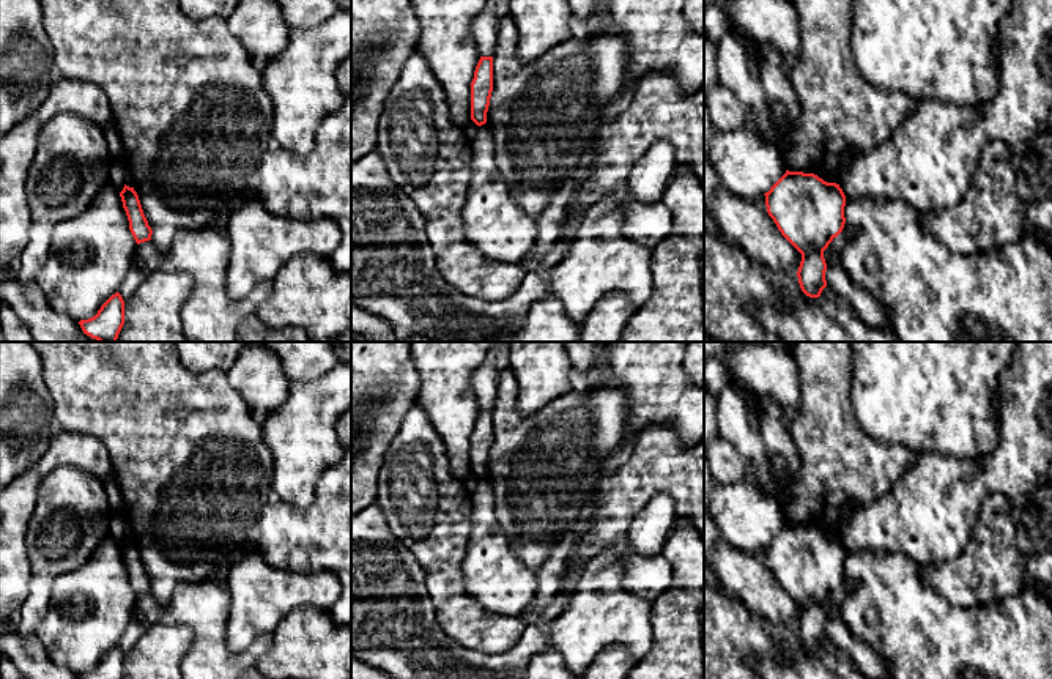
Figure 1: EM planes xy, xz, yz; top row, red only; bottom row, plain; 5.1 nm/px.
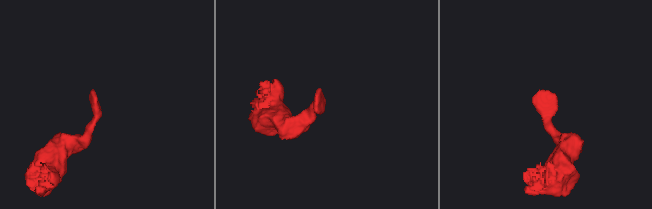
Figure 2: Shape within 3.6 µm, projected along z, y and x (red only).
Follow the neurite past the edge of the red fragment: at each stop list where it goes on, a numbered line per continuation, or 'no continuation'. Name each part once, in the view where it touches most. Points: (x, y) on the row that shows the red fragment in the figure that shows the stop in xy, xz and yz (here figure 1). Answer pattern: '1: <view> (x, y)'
no continuation

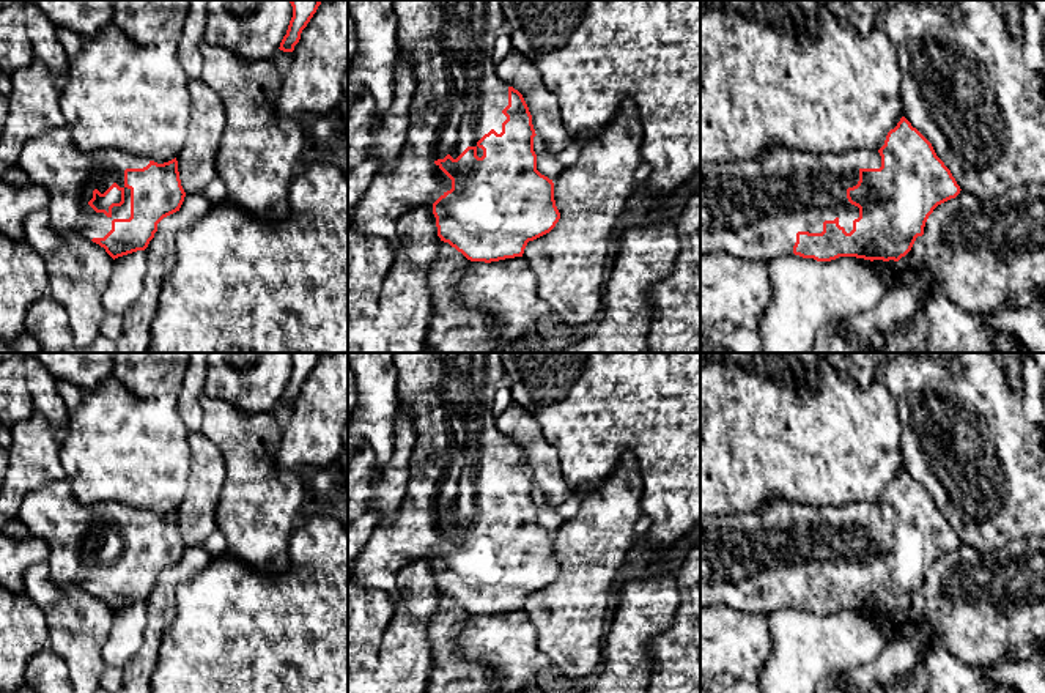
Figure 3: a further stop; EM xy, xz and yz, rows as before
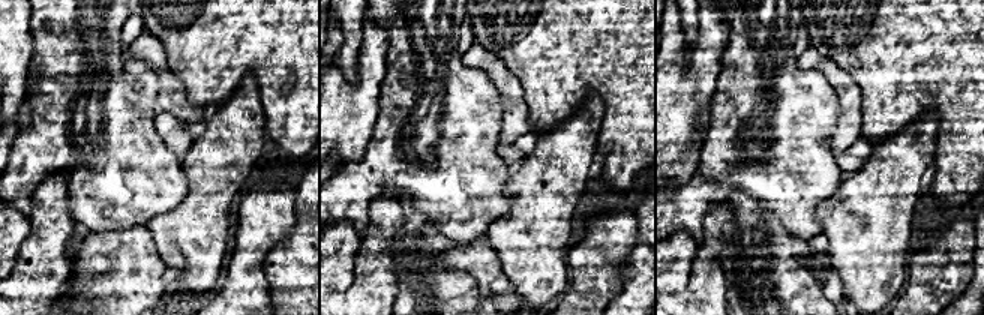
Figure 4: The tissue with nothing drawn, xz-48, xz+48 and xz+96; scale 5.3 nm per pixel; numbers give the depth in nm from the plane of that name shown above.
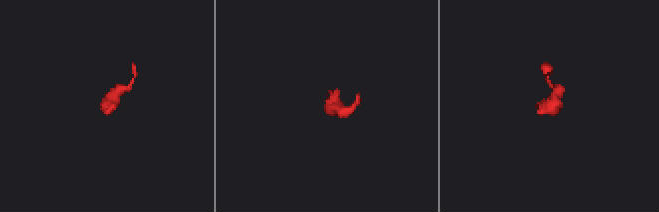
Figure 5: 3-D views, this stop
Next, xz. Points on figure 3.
1: xz (458, 98)

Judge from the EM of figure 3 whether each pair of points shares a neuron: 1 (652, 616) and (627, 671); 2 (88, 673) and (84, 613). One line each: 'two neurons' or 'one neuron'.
1: one neuron
2: one neuron

